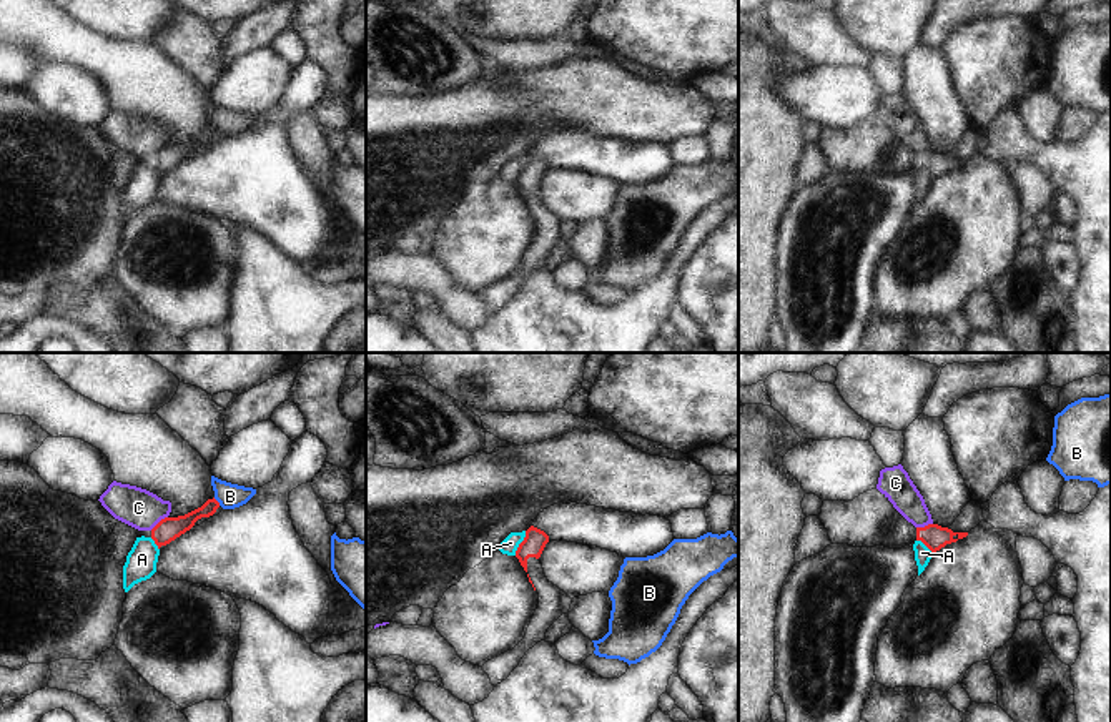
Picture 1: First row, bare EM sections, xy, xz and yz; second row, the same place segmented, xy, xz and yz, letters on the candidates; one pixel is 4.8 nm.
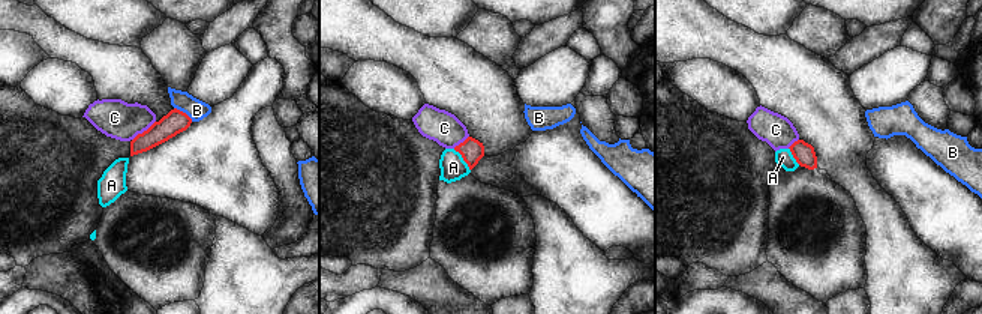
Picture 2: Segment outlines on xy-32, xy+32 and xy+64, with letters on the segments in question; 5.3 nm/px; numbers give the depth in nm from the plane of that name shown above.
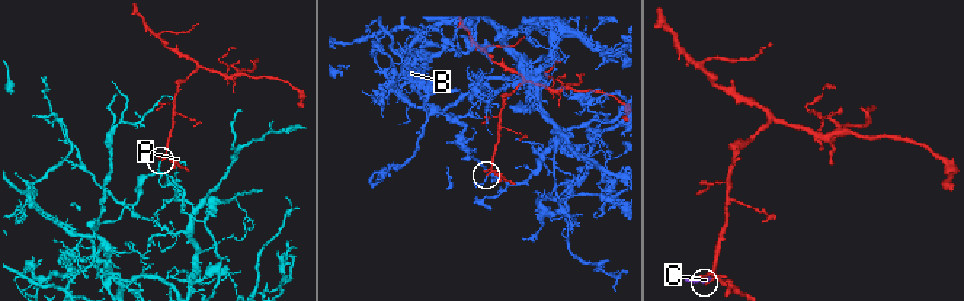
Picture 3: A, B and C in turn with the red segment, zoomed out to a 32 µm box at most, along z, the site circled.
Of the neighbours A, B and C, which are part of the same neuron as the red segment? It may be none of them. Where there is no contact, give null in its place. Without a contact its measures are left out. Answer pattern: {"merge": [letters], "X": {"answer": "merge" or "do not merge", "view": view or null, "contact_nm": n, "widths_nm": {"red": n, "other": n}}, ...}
{"merge": [], "A": {"answer": "do not merge", "view": "xz", "contact_nm": 130, "widths_nm": {"red": 110, "other": 80}}, "B": {"answer": "do not merge", "view": "xy", "contact_nm": 50, "widths_nm": {"red": 100, "other": 120}}, "C": {"answer": "do not merge", "view": "xy", "contact_nm": 110, "widths_nm": {"red": 110, "other": 190}}}

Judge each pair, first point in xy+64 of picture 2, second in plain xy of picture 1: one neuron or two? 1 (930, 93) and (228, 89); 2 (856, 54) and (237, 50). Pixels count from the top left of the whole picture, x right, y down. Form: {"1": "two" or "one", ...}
{"1": "two", "2": "one"}

